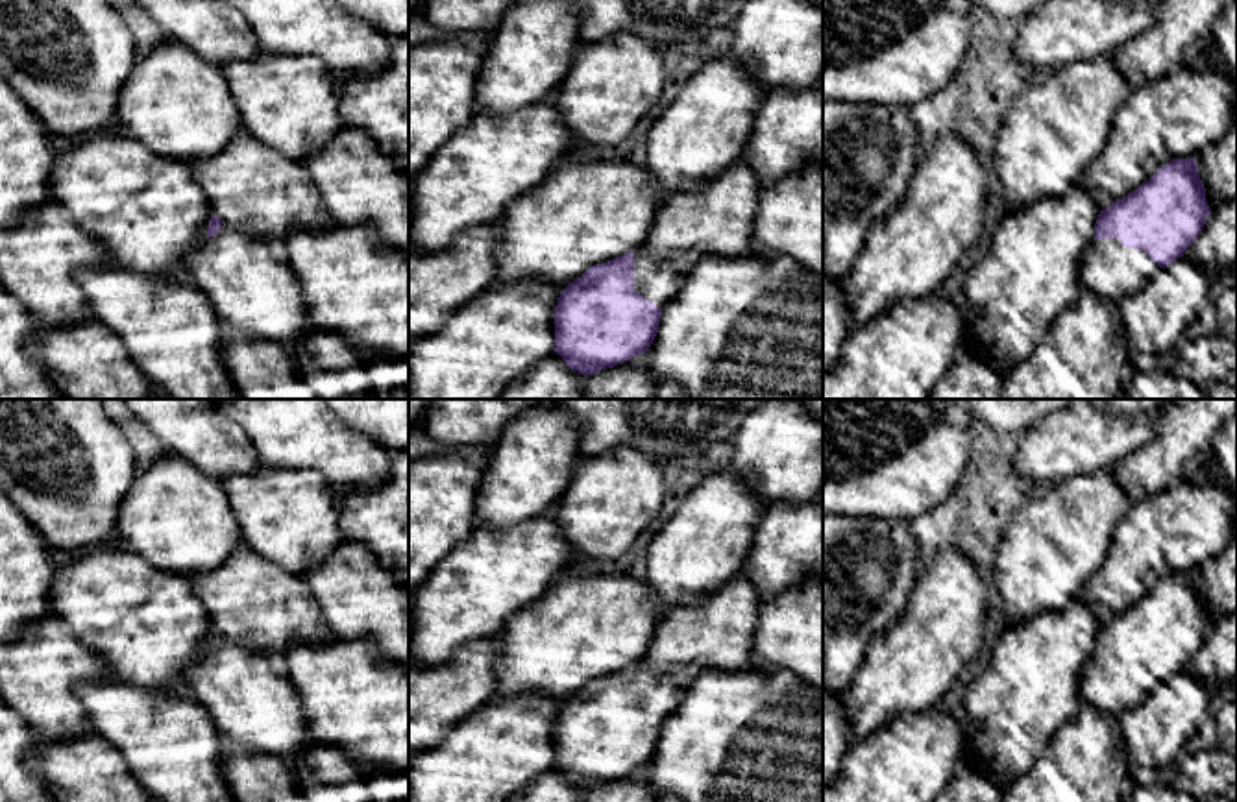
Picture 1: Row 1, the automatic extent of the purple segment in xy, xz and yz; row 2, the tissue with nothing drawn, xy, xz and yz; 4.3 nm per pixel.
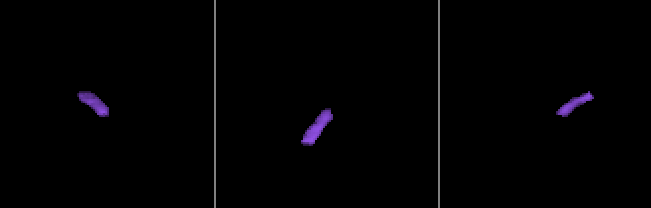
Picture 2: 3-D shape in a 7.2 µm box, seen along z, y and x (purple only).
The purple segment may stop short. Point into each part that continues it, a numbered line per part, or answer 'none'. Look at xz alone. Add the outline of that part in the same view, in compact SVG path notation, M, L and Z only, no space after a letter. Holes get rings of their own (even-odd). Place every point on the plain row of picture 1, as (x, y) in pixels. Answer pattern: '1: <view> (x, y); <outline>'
1: xz (659, 695); M634 665L634 704L664 723L680 704L684 687L675 678Z

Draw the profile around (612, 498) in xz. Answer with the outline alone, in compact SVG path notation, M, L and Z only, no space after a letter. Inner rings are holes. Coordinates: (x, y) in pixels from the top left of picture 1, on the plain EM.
M619 447L579 462L551 510L577 556L623 558L660 516L667 492L664 462Z

